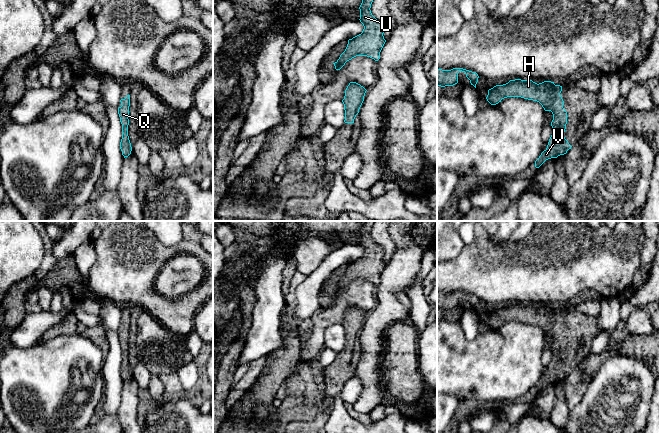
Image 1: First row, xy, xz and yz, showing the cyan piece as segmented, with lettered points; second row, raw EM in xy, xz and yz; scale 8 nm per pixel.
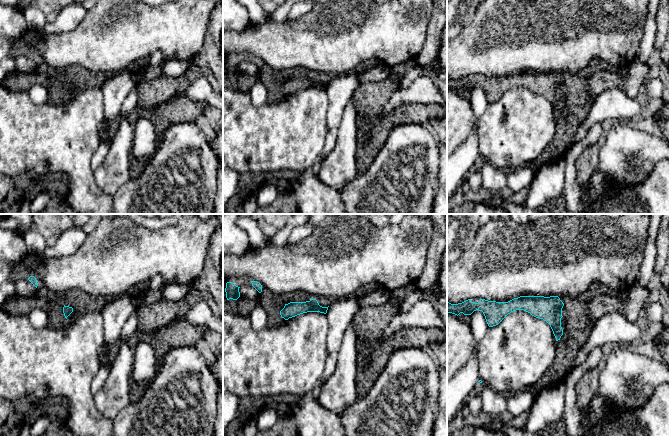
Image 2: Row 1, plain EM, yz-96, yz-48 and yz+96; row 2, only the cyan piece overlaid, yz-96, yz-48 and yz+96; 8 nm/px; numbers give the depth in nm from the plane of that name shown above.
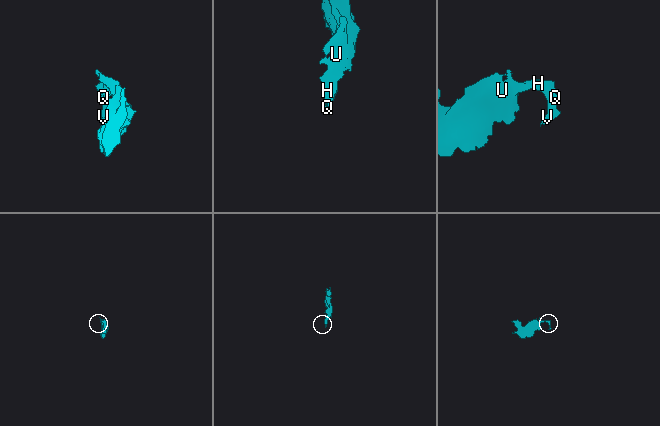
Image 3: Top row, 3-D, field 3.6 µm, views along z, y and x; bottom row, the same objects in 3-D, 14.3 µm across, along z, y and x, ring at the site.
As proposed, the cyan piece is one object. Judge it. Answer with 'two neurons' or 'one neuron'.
one neuron

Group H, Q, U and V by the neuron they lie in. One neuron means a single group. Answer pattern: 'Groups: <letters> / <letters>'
Groups: H Q U V

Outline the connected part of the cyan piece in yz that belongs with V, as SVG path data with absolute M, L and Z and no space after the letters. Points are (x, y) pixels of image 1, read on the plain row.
M515 303L503 309L496 309L488 314L486 321L491 329L496 329L507 321L521 321L539 326L545 335L551 335L553 344L551 346L552 359L547 372L535 385L535 391L539 392L546 384L557 382L567 377L571 369L564 361L567 348L567 336L563 332L564 325L560 319L562 310L554 306L544 305L535 307L532 304Z

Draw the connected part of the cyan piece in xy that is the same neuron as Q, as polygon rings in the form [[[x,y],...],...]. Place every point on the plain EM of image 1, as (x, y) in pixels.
[[[127,319],[124,323],[120,324],[121,331],[118,332],[118,338],[120,346],[122,348],[122,363],[120,366],[120,373],[122,379],[128,381],[131,378],[132,371],[128,360],[128,349],[129,349],[129,330],[130,330],[130,319]]]

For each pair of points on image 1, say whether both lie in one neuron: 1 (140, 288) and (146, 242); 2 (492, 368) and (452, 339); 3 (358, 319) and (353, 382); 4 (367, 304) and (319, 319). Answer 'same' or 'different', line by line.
1: same
2: same
3: different
4: same

